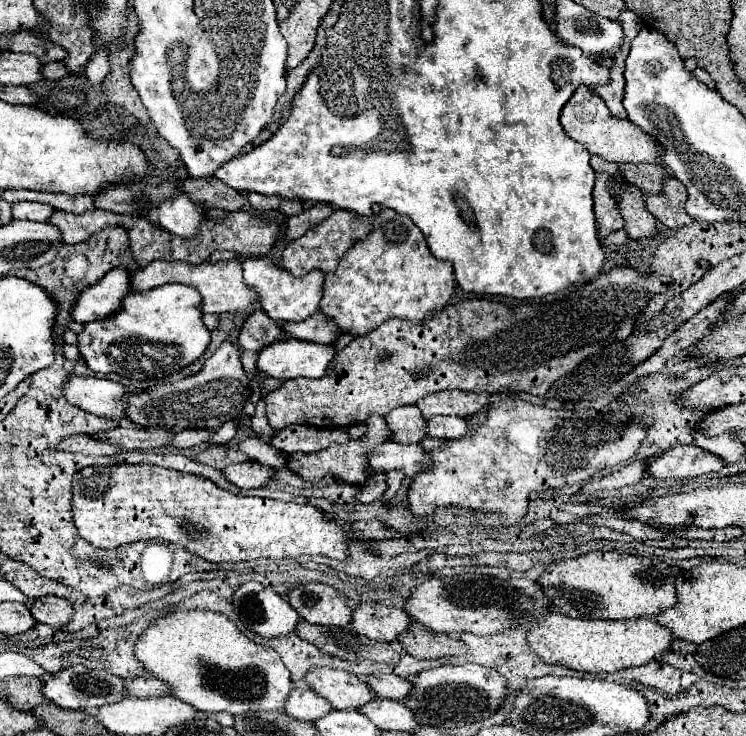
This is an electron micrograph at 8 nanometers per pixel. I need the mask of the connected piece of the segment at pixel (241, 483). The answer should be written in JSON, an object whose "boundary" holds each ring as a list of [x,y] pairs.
{"boundary":[[[251,460],[243,464],[231,464],[223,468],[223,474],[229,482],[233,482],[239,488],[263,488],[273,480],[275,470]]]}

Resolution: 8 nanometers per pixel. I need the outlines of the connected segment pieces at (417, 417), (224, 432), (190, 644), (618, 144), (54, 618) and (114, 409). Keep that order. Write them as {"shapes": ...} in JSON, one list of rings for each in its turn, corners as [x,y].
{"shapes":[[[[399,406],[385,416],[393,430],[393,442],[419,444],[427,436],[427,422],[417,406]]],[[[227,422],[225,426],[221,426],[217,432],[215,432],[215,436],[211,438],[211,442],[215,442],[215,444],[225,444],[225,442],[229,442],[235,434],[239,432],[239,422]]],[[[175,610],[155,618],[137,638],[133,652],[153,678],[169,684],[169,694],[173,698],[209,714],[221,710],[229,714],[283,710],[283,700],[291,690],[291,674],[281,662],[281,656],[273,648],[247,638],[225,614],[213,610]]],[[[579,86],[563,106],[561,126],[569,138],[583,144],[591,154],[597,154],[609,162],[657,162],[659,152],[653,136],[649,136],[629,120],[615,120],[605,102],[587,86]]],[[[41,596],[41,598],[33,600],[31,614],[33,614],[33,618],[37,622],[49,624],[51,628],[59,630],[73,616],[73,608],[71,608],[71,602],[65,600],[65,598],[59,598],[59,596]]],[[[73,374],[69,384],[65,386],[65,398],[73,406],[111,420],[127,418],[123,396],[127,396],[125,386],[107,378],[97,378],[97,376],[81,378]]]]}

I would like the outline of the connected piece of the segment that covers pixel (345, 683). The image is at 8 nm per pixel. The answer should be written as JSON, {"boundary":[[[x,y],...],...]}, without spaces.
{"boundary":[[[335,668],[309,670],[305,684],[313,692],[329,700],[335,710],[355,710],[357,706],[363,706],[375,698],[361,678]]]}

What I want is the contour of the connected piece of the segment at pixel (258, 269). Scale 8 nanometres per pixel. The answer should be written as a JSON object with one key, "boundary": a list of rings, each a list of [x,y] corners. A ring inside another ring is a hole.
{"boundary":[[[247,258],[243,262],[243,276],[251,288],[257,290],[261,296],[261,306],[263,310],[279,322],[299,322],[305,320],[307,316],[317,312],[317,304],[321,302],[321,288],[325,280],[325,272],[321,270],[311,270],[309,274],[297,278],[285,268],[273,264],[269,258]]]}

